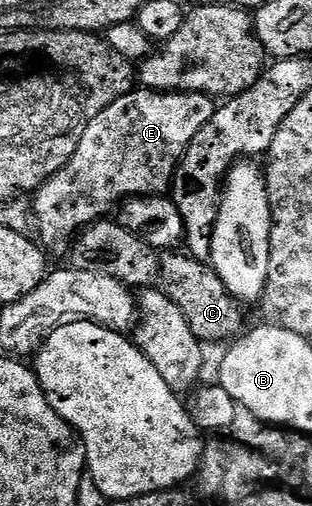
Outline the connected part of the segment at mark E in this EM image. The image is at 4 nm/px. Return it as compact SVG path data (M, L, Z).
M129 89L105 105L80 132L74 153L68 158L65 167L58 169L58 173L51 175L35 191L31 200L31 218L34 220L35 234L40 234L38 242L41 247L64 247L71 239L73 242L76 232L89 223L105 218L109 214L108 210L116 202L117 206L125 197L167 192L172 186L172 174L184 156L184 150L198 129L210 121L217 109L213 96L206 95L203 91L136 90Z

